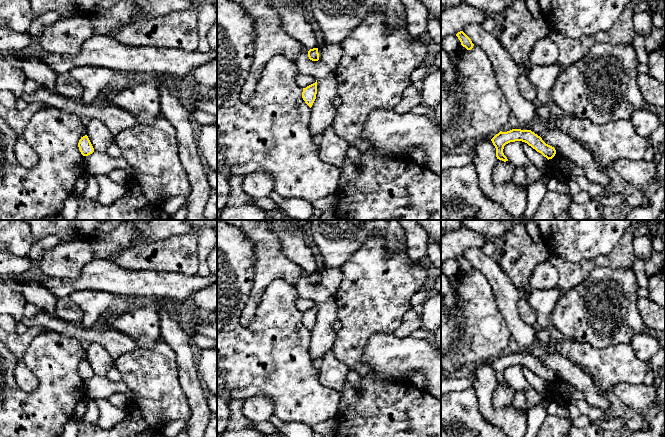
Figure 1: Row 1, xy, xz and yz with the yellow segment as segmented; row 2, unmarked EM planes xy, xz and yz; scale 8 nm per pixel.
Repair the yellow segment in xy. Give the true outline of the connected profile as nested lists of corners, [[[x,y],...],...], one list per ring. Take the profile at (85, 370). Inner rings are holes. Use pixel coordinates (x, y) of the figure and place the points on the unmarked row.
[[[87,359],[81,361],[78,371],[83,380],[88,380],[94,376],[94,372]]]

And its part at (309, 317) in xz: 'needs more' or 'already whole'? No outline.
already whole

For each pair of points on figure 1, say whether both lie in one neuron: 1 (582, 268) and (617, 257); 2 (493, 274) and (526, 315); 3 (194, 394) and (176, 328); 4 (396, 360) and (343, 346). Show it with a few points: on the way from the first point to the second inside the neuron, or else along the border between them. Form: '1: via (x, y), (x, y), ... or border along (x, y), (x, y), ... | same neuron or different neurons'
1: via (591, 264), (608, 260) | same neuron
2: border along (512, 282), (518, 292), (518, 313), (531, 325) | different neurons
3: via (189, 378), (181, 344) | same neuron
4: border along (378, 332), (362, 355), (366, 374) | different neurons

